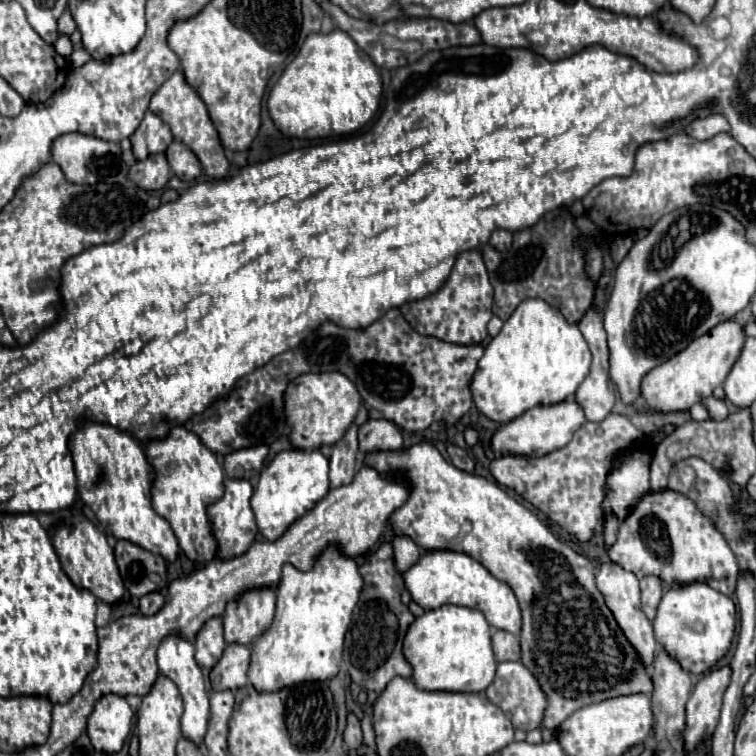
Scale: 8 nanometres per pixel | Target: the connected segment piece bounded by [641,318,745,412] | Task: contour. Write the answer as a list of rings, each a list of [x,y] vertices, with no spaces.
[[[735,318],[719,322],[701,338],[695,338],[683,352],[673,356],[669,362],[663,362],[661,366],[653,368],[643,378],[641,396],[647,400],[651,408],[659,412],[689,410],[693,404],[711,396],[713,390],[725,382],[729,370],[733,368],[735,360],[741,354],[743,342],[745,342],[743,324],[739,324]]]

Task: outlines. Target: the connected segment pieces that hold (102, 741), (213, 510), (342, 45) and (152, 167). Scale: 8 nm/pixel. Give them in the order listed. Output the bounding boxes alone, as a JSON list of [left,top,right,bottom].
[[87,696,133,754],[207,478,257,560],[267,30,381,138],[127,154,171,190]]

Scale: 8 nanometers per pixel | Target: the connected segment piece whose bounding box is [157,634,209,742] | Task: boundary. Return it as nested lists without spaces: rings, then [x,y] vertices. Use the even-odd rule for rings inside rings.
[[[169,634],[161,640],[159,650],[157,650],[157,664],[159,672],[167,678],[171,678],[181,696],[183,696],[183,714],[181,714],[181,728],[185,738],[193,738],[193,742],[203,742],[205,738],[205,726],[209,722],[209,694],[205,690],[205,680],[201,674],[201,668],[195,662],[195,648],[193,642],[179,636],[179,634]]]

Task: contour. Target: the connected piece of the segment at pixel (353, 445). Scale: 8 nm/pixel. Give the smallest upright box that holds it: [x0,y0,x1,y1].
[329,424,357,486]

